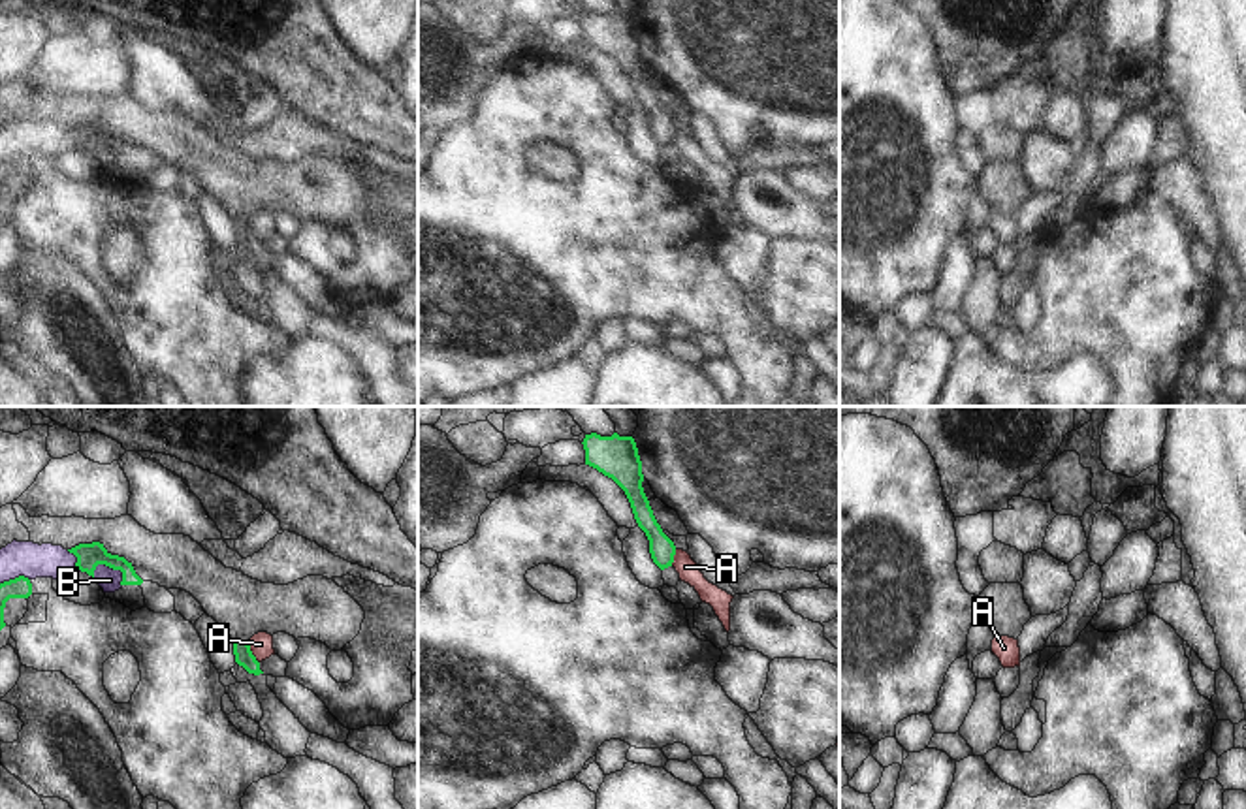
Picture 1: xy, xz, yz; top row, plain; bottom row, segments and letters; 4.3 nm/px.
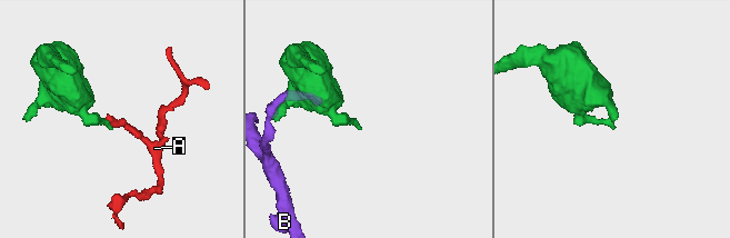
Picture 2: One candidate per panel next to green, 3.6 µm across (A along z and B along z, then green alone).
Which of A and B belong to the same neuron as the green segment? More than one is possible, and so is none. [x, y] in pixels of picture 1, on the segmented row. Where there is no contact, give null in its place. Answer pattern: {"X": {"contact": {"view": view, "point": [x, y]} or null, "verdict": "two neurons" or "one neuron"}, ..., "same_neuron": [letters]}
{"A": {"contact": {"view": "xy", "point": [251, 653]}, "verdict": "two neurons"}, "B": {"contact": {"view": "xy", "point": [115, 569]}, "verdict": "two neurons"}, "same_neuron": []}

